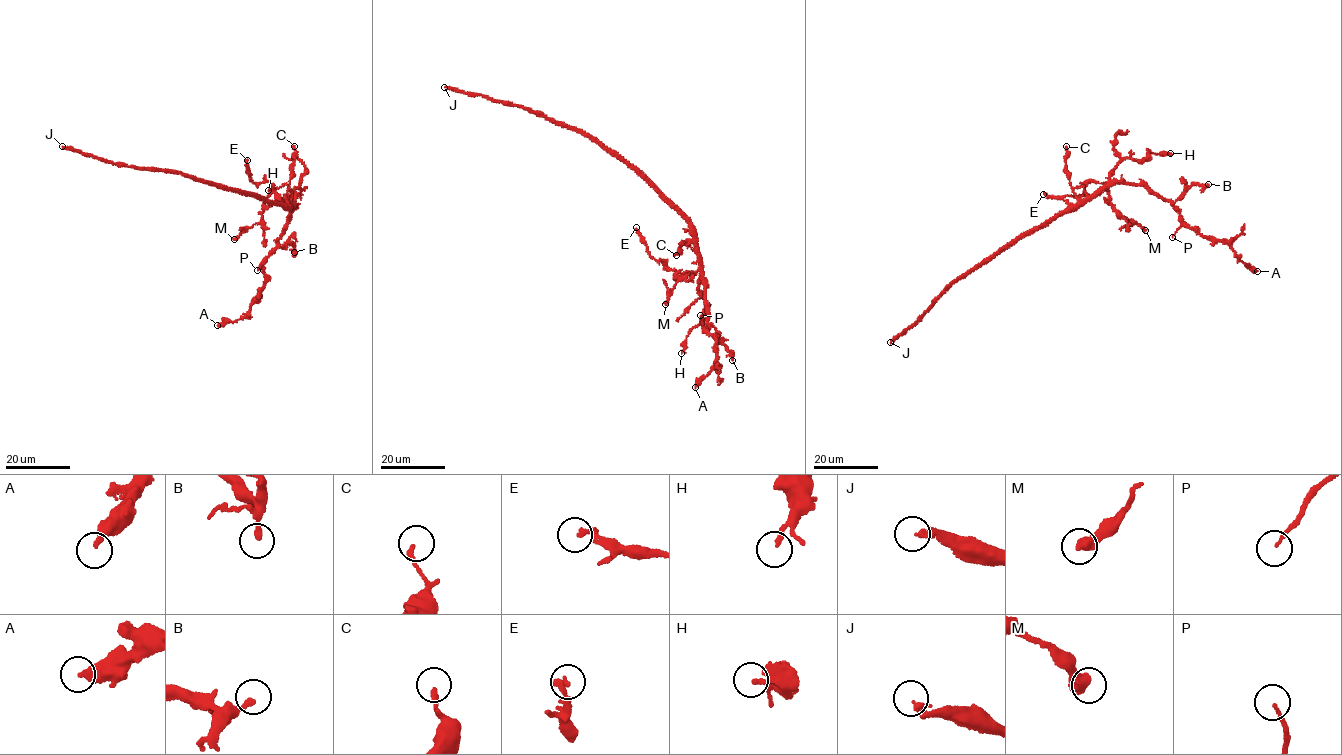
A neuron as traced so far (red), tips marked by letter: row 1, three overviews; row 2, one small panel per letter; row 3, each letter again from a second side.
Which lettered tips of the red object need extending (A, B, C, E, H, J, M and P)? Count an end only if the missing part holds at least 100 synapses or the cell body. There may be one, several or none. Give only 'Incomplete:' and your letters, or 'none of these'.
Incomplete: J

